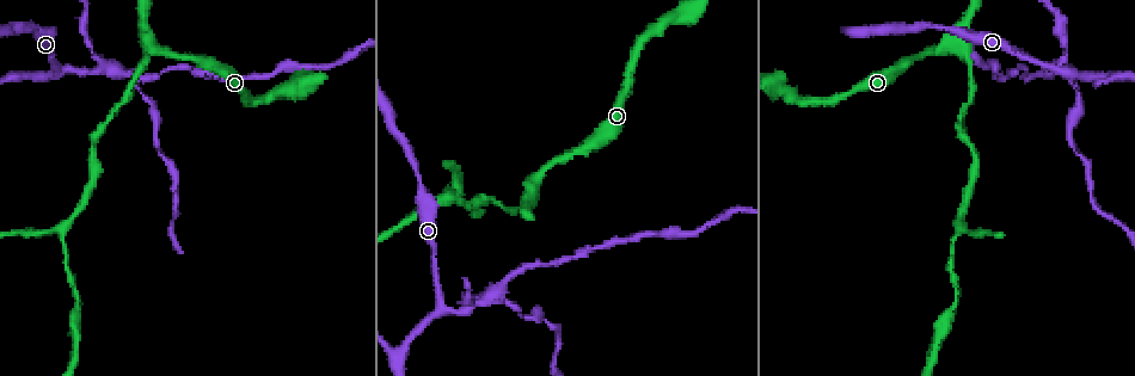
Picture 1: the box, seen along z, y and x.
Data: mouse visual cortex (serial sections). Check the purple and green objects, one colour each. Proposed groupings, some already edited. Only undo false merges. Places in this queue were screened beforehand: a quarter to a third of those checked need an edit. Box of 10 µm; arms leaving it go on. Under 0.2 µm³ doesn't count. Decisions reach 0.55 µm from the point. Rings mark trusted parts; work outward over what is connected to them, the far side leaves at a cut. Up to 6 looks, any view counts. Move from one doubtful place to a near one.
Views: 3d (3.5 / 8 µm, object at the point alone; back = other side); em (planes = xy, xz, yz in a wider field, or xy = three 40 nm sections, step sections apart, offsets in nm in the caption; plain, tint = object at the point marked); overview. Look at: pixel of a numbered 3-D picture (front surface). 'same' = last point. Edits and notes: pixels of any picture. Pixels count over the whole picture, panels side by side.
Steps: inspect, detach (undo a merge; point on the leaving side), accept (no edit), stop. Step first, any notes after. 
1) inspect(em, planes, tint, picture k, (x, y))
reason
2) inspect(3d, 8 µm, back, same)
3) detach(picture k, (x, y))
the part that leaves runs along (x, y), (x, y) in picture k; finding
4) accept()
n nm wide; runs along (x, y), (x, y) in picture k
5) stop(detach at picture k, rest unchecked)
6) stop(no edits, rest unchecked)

inspect(3d, 3.5 µm, picture 1, (110, 70))

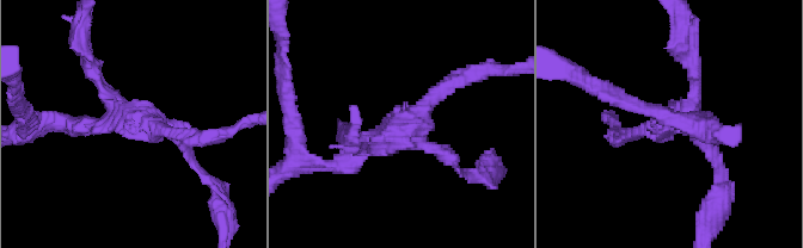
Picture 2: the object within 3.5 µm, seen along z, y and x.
inspect(em, xy, step 1, tint, picture 2, (406, 129))
4 arms; arms of 150, 150, 200, 250 nm; shape alone is not enough

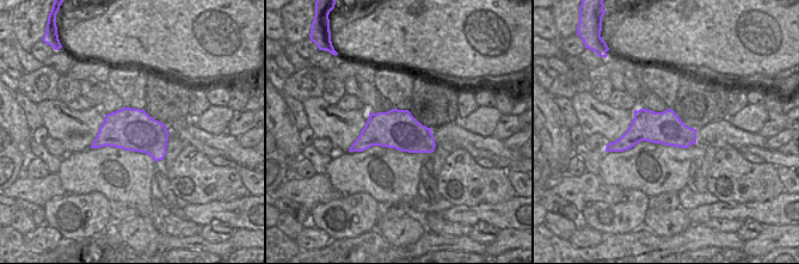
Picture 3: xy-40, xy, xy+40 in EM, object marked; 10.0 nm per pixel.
detach(picture 2, (93, 67))
the part that leaves runs along (420, 140), (460, 173), (489, 173) in picture 2; two cells meet here

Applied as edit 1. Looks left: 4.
inspect(overview)

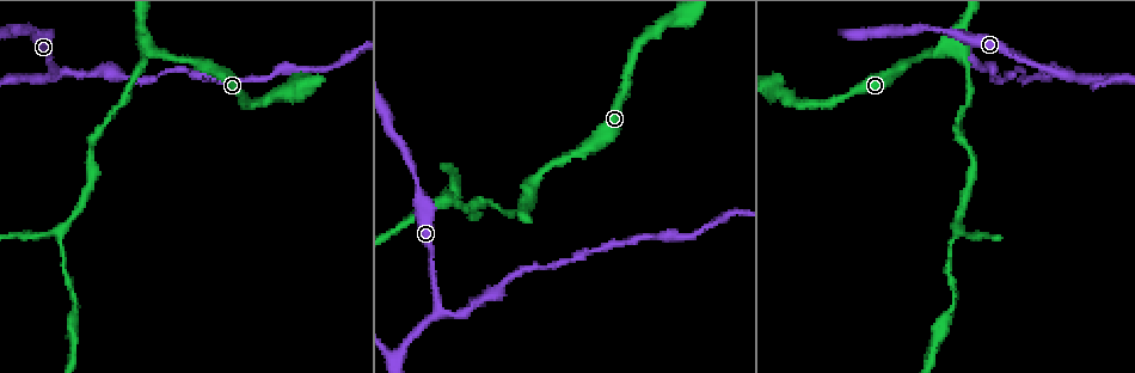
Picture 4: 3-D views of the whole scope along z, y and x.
inspect(3d, 8 µm, picture 4, (13, 79))
arms part here

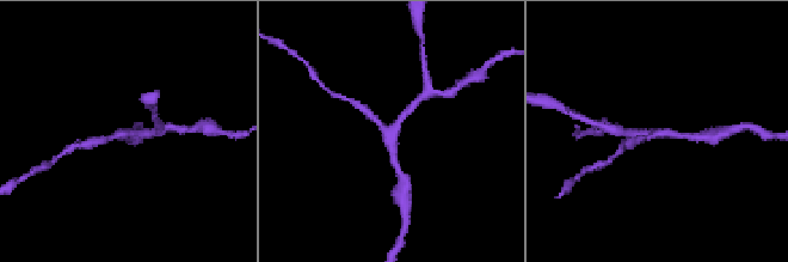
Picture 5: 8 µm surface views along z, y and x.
inspect(em, xy, step 3, tint, same)
3 arms; arms of 150, 250, 250 nm; need the tissue

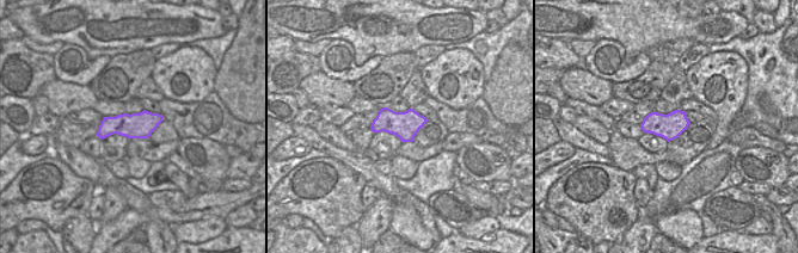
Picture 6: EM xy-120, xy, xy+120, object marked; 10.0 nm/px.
accept()
all the same cell

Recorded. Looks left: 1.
stop(detach at picture 2, rest unchecked)

